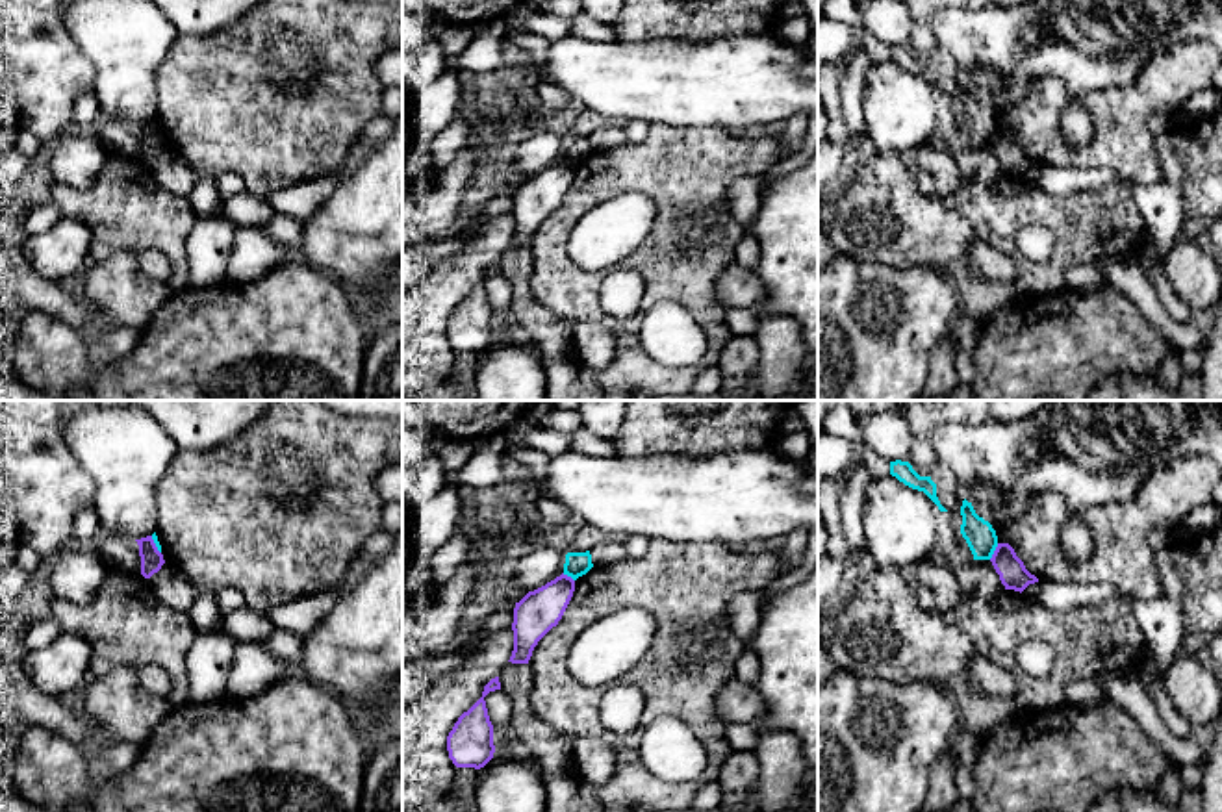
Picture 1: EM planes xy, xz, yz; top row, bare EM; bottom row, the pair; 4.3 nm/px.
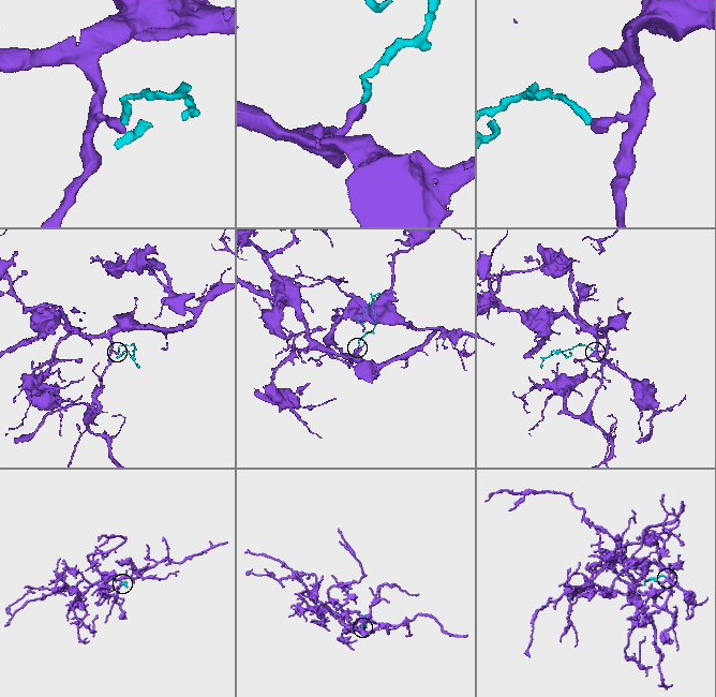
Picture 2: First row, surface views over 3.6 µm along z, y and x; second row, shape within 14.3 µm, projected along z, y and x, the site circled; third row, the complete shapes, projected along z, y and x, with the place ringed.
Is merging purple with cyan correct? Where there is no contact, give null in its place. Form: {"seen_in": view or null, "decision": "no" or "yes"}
{"seen_in": "yz", "decision": "no"}

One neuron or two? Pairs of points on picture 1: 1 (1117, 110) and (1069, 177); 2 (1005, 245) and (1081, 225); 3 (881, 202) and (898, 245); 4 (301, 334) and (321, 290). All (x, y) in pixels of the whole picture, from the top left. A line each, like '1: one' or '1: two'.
1: two
2: one
3: one
4: one

